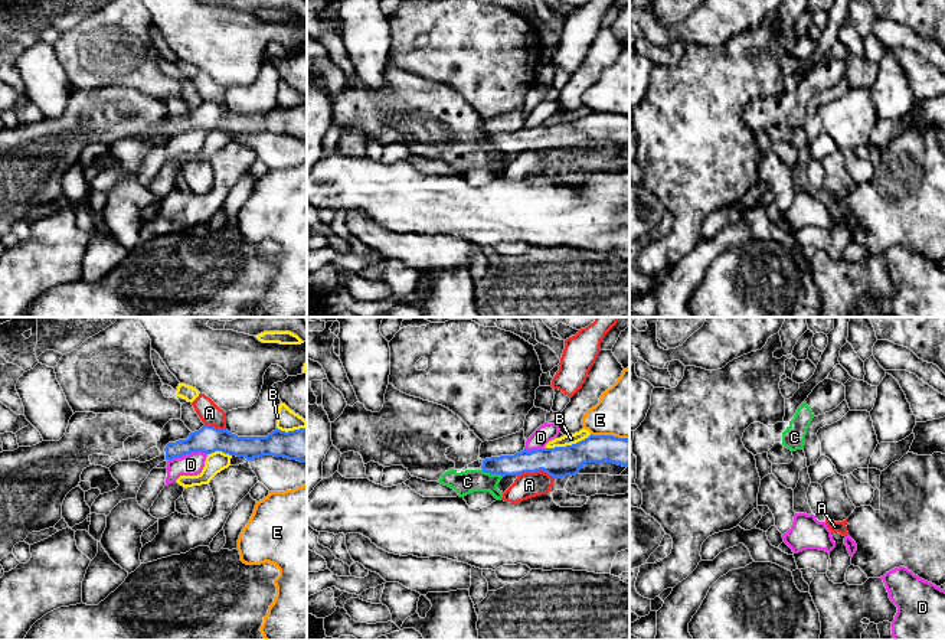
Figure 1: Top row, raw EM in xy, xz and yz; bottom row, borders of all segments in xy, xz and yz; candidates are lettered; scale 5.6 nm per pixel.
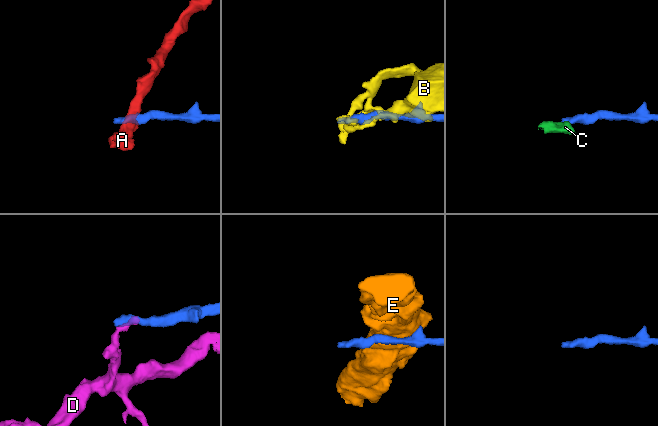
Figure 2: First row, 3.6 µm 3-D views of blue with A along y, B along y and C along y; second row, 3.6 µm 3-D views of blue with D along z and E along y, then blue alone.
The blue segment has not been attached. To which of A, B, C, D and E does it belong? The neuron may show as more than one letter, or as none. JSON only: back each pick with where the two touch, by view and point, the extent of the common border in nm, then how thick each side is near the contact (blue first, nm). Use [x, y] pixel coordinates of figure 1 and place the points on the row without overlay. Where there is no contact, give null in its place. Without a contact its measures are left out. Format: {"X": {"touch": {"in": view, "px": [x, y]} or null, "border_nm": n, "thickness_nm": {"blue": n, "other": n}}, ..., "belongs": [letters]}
{"belongs": []}

